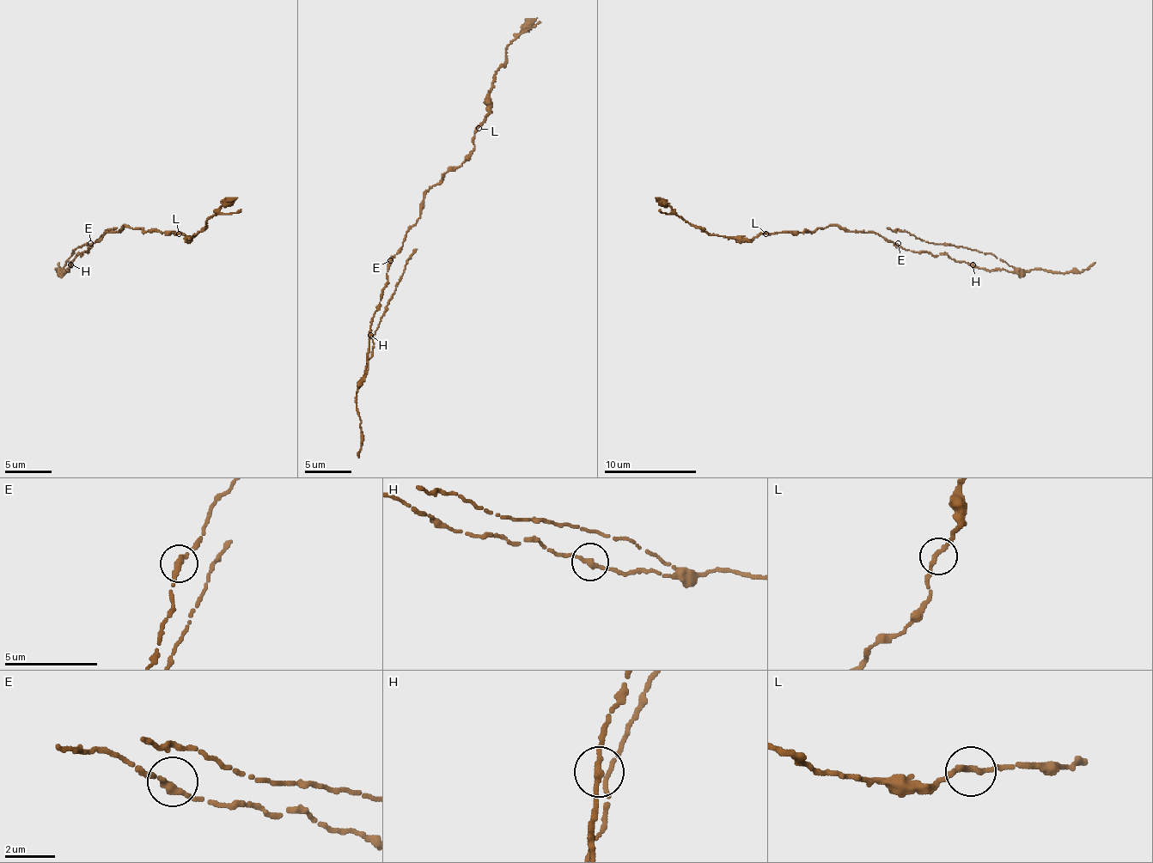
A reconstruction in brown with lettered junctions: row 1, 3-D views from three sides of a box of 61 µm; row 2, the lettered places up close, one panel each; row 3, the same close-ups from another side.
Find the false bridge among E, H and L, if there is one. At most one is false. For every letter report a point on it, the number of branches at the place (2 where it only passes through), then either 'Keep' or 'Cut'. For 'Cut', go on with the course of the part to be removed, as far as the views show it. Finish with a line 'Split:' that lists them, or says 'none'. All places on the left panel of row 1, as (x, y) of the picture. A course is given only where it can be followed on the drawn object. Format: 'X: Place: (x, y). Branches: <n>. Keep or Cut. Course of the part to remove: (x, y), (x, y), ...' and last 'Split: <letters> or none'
E: Place: (90, 243). Branches: 2. Keep
H: Place: (70, 264). Branches: 2. Keep
L: Place: (179, 233). Branches: 2. Keep
Split: none

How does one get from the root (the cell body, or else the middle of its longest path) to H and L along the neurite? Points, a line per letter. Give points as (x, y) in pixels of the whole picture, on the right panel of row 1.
H: (888, 241), (905, 250), (946, 255), (955, 262), (972, 264)
L: (888, 241), (872, 232), (844, 232), (835, 225), (819, 227), (812, 232), (765, 233)

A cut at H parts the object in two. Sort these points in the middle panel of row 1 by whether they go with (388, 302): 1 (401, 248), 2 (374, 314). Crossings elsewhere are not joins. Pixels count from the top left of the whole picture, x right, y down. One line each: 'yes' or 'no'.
1: no
2: no

